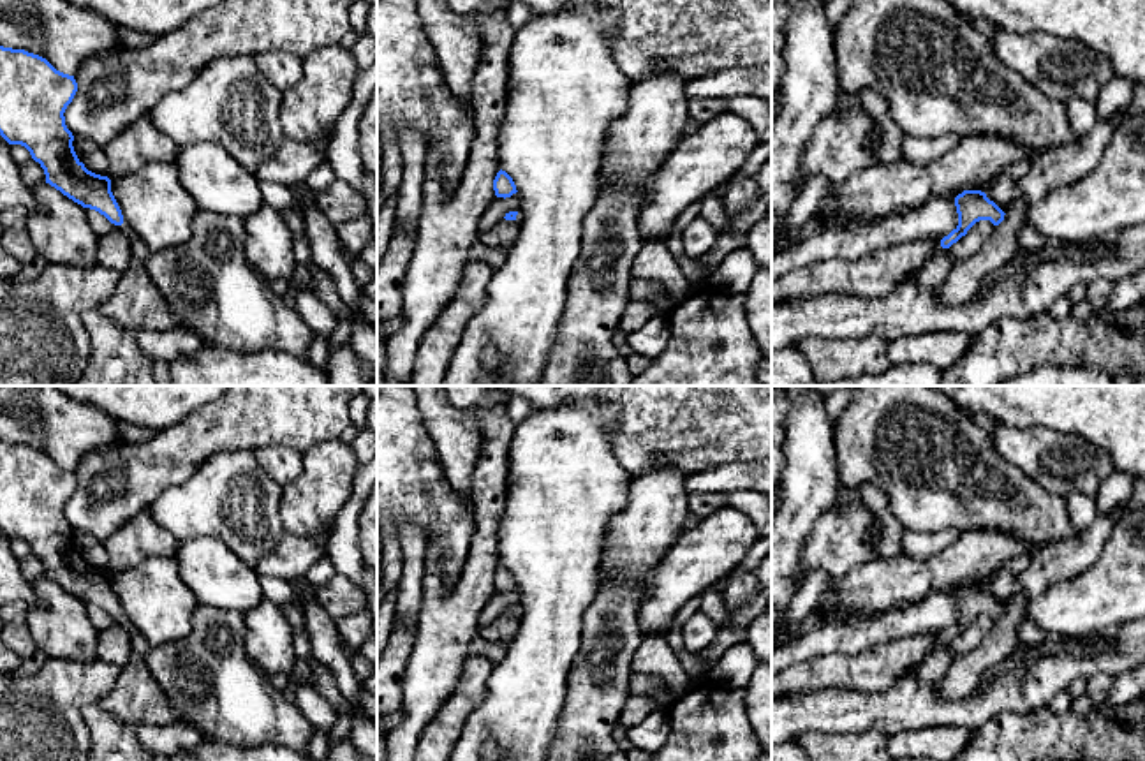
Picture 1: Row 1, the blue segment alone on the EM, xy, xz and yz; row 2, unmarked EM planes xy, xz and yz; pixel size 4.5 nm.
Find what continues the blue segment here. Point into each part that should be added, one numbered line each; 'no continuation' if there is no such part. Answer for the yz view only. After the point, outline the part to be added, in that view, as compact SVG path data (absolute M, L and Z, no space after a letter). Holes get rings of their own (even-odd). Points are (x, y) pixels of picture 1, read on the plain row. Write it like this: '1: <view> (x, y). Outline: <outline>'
1: yz (932, 668). Outline: M941 643L927 659L923 659L911 673L920 682L939 682L951 662L948 643Z

